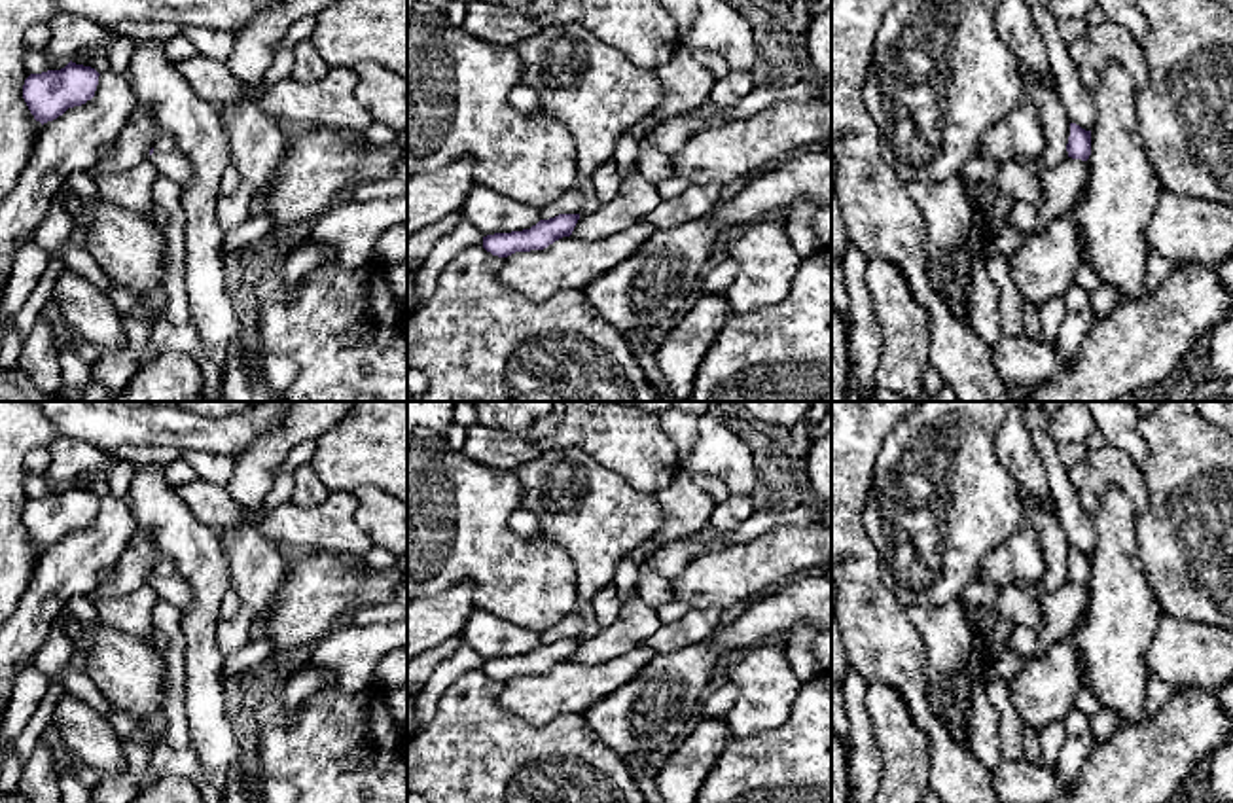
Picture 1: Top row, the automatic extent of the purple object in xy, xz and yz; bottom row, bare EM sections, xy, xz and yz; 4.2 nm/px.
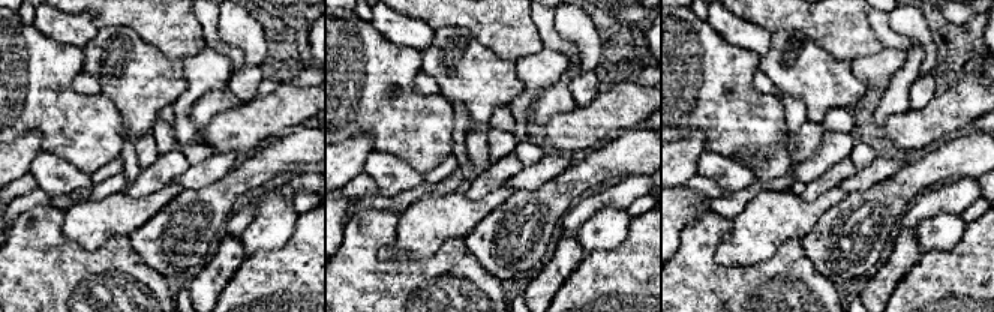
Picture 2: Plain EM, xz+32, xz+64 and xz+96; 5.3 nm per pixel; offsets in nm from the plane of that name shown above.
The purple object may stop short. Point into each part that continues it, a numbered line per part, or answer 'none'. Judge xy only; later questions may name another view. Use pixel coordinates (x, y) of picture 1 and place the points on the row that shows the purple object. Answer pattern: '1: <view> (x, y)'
none

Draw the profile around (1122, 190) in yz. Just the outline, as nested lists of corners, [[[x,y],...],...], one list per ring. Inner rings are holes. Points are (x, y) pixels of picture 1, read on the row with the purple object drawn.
[[[1110,62],[1099,74],[1085,195],[1070,214],[1085,237],[1087,261],[1123,301],[1146,294],[1144,229],[1163,187],[1144,146],[1136,97],[1138,87],[1123,64]]]

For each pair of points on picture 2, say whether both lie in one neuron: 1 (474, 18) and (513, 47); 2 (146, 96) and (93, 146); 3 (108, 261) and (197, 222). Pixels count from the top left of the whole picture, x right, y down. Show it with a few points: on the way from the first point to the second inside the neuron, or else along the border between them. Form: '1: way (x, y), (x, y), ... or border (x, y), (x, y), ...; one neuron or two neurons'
1: way (483, 18), (504, 38); one neuron
2: border (99, 93), (116, 107), (123, 119); two neurons
3: border (126, 237), (140, 257), (159, 275); two neurons

